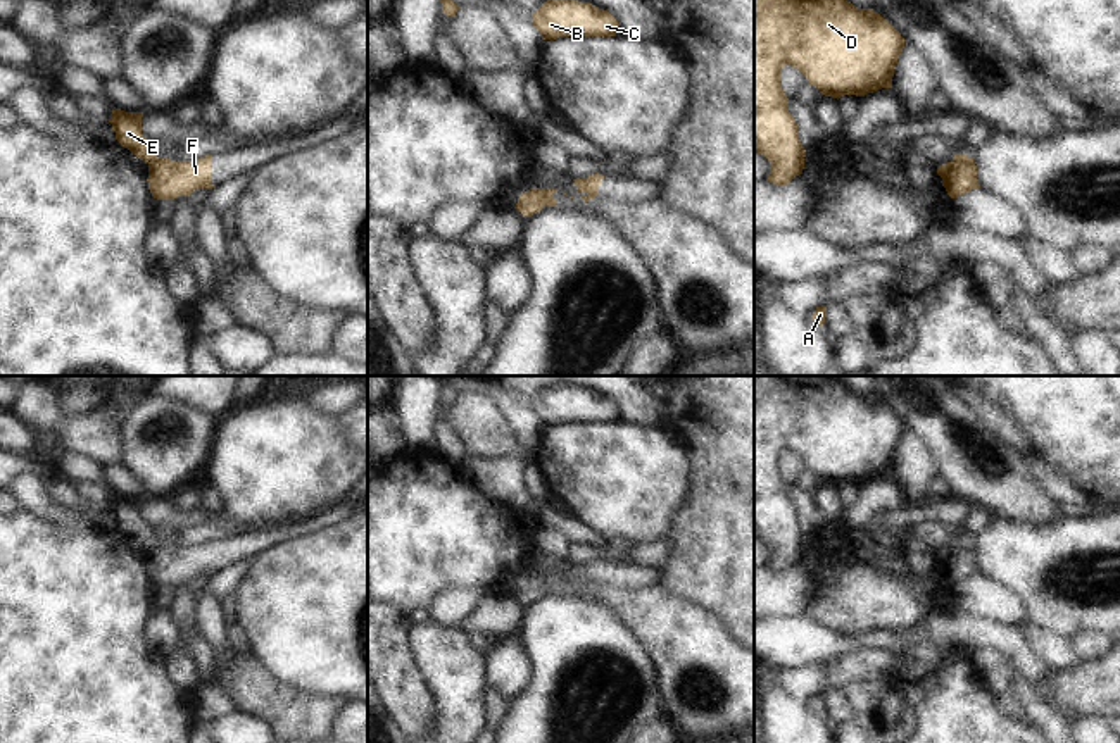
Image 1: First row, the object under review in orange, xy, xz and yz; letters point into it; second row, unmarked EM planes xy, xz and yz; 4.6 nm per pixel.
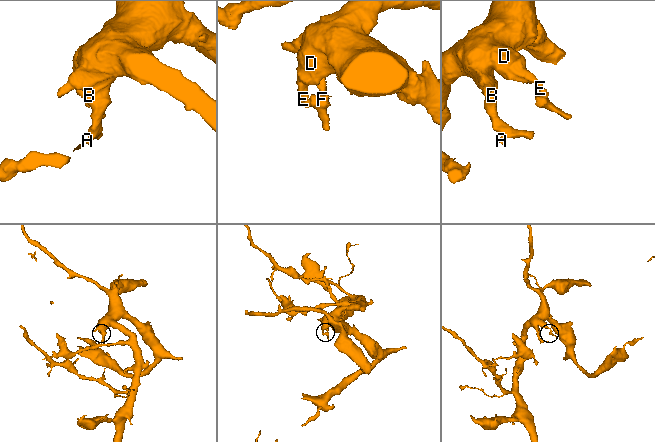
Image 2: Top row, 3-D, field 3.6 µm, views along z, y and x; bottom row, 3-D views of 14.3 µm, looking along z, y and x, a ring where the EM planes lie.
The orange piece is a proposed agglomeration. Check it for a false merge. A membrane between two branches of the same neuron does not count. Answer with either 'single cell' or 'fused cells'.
fused cells

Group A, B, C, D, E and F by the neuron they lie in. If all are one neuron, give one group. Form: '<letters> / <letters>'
A B C D E / F

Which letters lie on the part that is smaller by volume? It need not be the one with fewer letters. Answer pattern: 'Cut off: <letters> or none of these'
Cut off: F

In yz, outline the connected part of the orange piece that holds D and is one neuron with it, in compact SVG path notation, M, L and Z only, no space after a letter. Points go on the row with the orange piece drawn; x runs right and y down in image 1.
M754 0L754 143L770 162L766 181L787 186L804 169L797 124L780 86L782 69L799 69L825 97L865 97L892 88L904 41L878 12L858 9L847 0Z

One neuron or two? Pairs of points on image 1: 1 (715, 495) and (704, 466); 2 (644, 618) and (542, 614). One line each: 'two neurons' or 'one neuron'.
1: one neuron
2: two neurons

